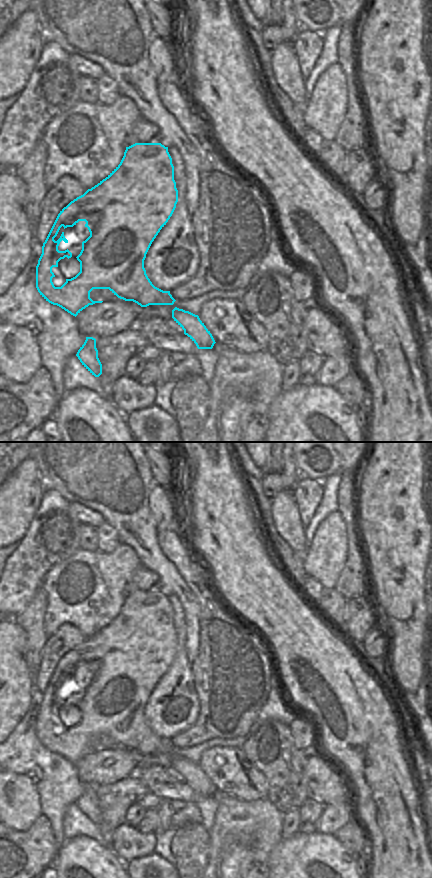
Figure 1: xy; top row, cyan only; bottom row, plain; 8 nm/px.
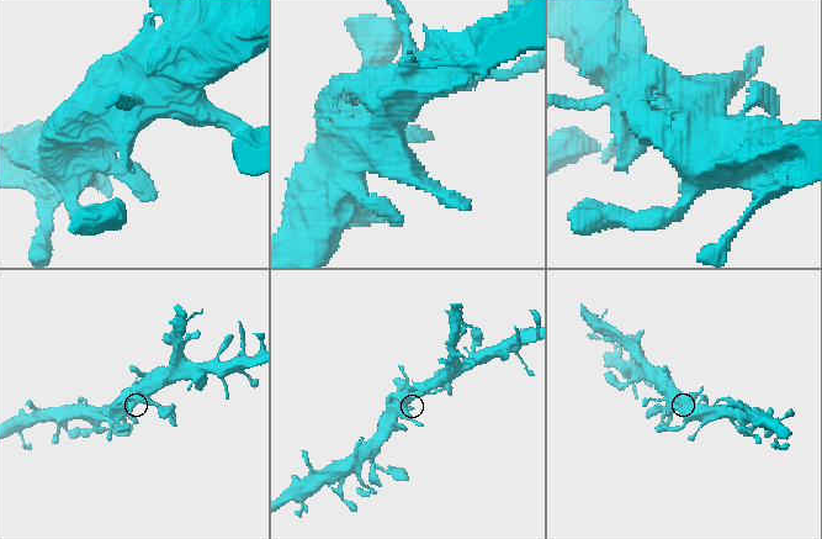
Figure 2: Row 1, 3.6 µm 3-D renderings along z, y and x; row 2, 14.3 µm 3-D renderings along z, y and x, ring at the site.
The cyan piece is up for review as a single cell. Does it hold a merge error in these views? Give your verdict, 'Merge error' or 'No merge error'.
No merge error

